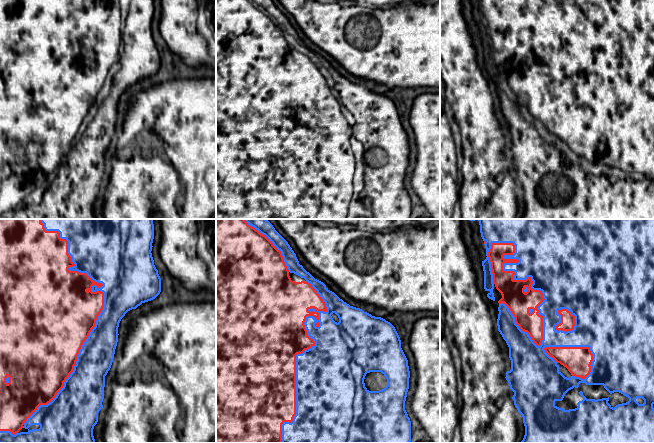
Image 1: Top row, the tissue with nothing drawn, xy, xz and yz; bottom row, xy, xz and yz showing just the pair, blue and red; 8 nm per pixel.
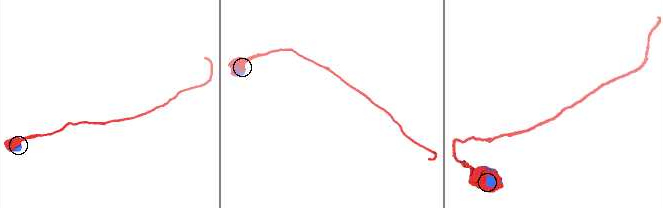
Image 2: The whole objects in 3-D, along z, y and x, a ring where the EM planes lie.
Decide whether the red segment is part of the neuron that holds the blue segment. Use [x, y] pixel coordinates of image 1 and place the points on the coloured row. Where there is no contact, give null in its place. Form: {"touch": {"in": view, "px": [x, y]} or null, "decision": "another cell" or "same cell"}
{"touch": {"in": "yz", "px": [513, 277]}, "decision": "same cell"}

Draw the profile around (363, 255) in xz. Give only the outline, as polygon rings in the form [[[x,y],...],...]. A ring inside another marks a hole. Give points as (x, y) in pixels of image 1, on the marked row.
[[[360,238],[352,241],[345,251],[346,264],[359,273],[368,273],[375,270],[380,259],[379,246],[370,238]]]

